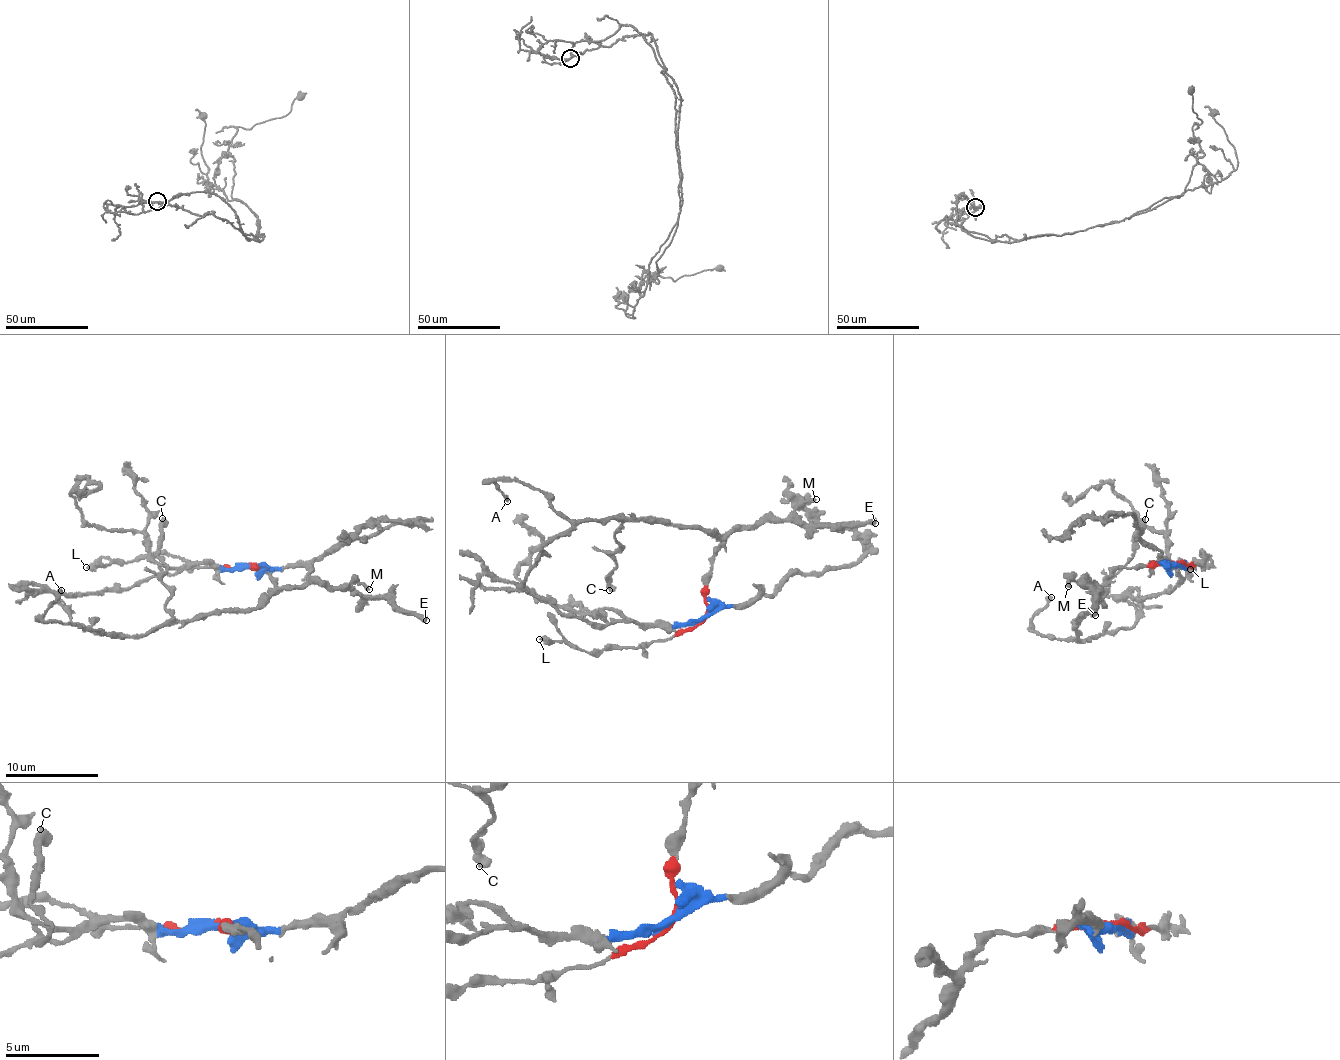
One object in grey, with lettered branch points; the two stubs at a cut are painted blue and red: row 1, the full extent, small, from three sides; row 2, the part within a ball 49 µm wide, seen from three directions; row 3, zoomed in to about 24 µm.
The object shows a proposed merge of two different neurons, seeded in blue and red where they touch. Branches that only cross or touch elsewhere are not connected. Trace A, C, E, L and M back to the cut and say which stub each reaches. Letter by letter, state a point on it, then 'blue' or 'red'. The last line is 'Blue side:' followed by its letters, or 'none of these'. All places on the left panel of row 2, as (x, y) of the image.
A: at (61, 590); red
C: at (162, 518); red
E: at (426, 620); red
L: at (86, 567); red
M: at (369, 589); red
Blue side: none of these

